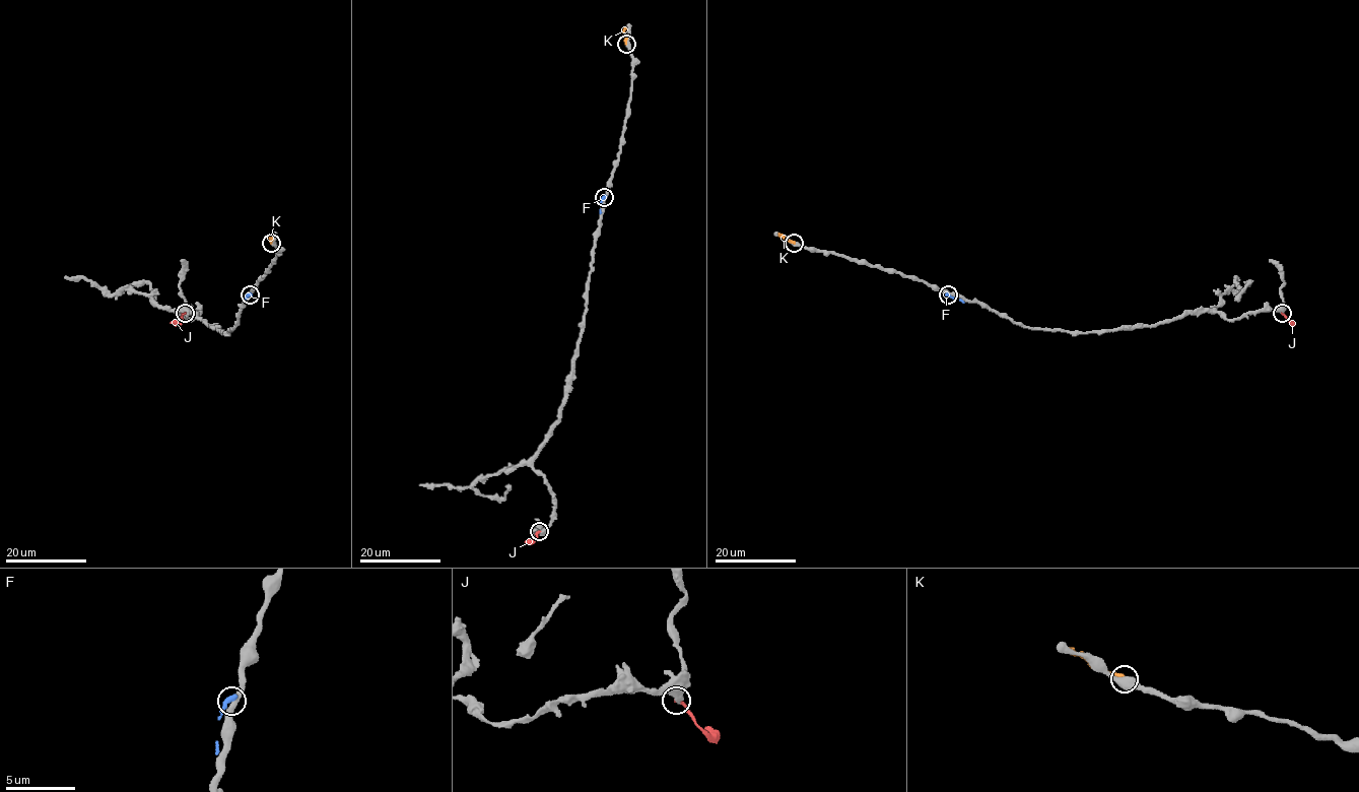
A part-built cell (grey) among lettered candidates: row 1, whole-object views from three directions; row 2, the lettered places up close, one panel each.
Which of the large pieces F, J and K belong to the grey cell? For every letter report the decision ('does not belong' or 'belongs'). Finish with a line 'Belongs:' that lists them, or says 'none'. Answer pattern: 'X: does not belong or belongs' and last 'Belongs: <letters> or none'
F: does not belong
J: does not belong
K: does not belong
Belongs: none

